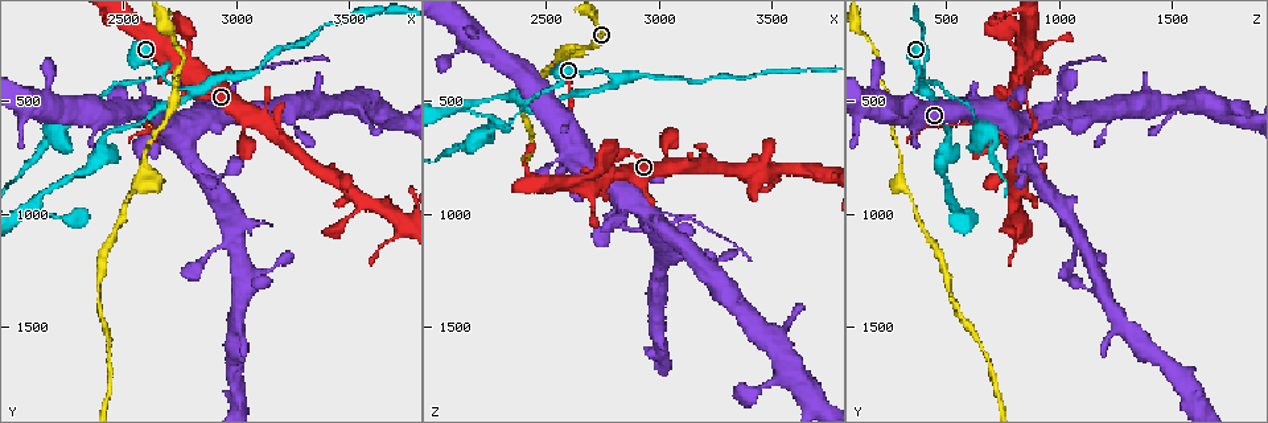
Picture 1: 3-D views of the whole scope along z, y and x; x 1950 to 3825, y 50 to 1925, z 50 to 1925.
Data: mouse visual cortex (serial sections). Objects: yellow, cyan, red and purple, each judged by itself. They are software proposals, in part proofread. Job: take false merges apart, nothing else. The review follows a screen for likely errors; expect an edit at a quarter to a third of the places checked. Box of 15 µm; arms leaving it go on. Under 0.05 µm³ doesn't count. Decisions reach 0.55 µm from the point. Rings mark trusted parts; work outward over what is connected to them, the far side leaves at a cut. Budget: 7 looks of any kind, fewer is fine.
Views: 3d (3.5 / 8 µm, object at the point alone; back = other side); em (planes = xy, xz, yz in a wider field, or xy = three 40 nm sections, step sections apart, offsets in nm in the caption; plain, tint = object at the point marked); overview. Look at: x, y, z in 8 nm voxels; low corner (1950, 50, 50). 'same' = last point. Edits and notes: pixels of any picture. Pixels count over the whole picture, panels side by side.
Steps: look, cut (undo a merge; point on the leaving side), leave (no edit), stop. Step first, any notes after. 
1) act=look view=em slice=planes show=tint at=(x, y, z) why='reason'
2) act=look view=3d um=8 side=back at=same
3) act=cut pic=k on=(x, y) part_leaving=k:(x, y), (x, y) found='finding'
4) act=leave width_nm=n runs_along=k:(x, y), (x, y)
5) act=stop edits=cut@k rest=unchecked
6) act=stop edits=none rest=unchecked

act=look view=3d um=3.5 at=(2790, 410, 830) why='three arms meet'

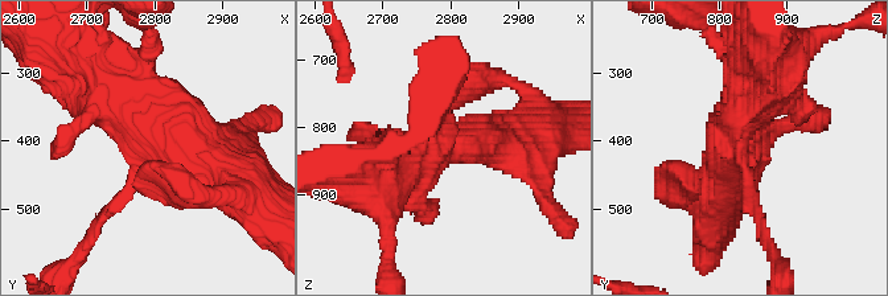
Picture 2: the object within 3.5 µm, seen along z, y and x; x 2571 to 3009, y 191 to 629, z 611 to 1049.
act=look view=em slice=planes show=tint at=(2800, 410, 820) arms=3 arm_widths_nm=150,600,600

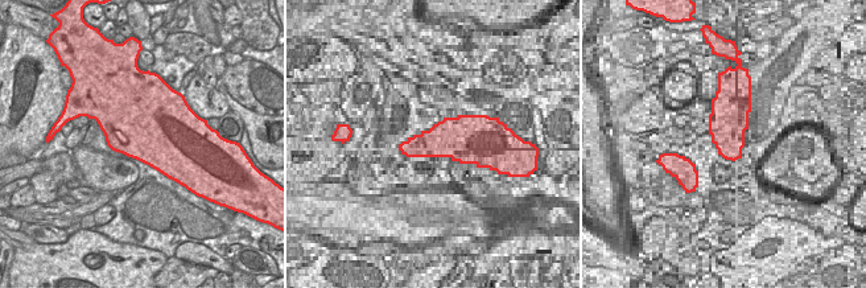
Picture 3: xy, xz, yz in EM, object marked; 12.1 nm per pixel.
act=leave runs_along=2:(243, 194), (116, 85) found='one cell here'

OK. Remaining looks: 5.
act=look view=em slice=xy step=2 show=tint at=(2810, 470, 410) why='thin arm on a thick one'

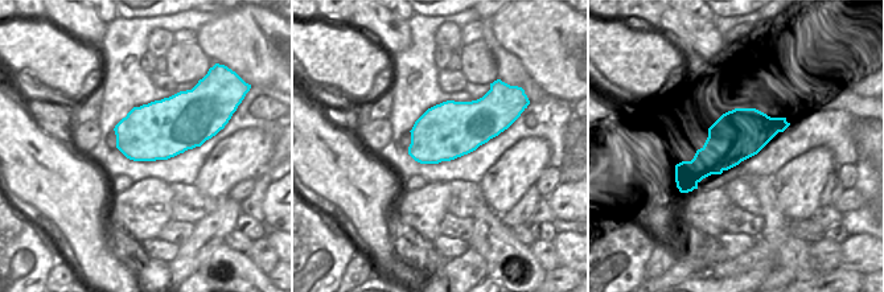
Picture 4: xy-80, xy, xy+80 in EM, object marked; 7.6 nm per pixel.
act=look view=3d um=3.5 at=same

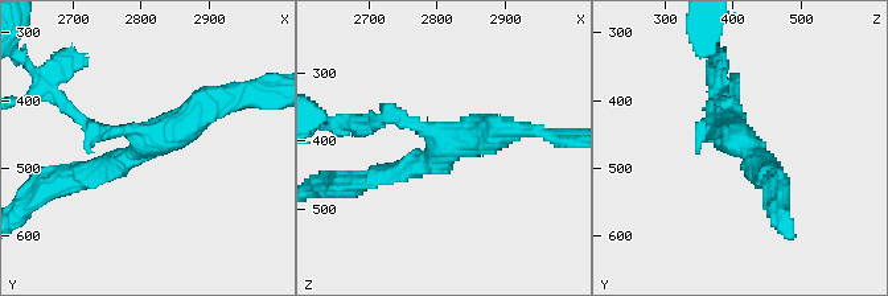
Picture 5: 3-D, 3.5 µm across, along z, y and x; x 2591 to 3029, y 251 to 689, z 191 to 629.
act=leave arm_widths_nm=100,250,400 runs_along=5:(711, 105), (704, 130), (768, 179) found='all the same cell'

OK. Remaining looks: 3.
act=look view=3d um=3.5 at=(2970, 520, 1010) why='three-way junction'

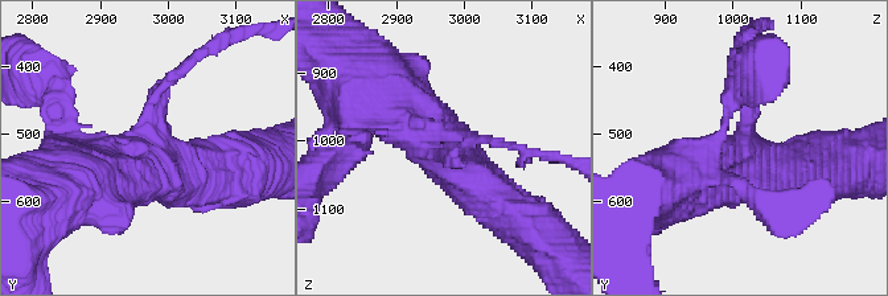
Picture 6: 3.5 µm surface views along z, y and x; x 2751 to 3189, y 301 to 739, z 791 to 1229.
act=look view=em slice=planes show=tint at=(2970, 520, 1020) arms=3 arm_widths_nm=200,600,700

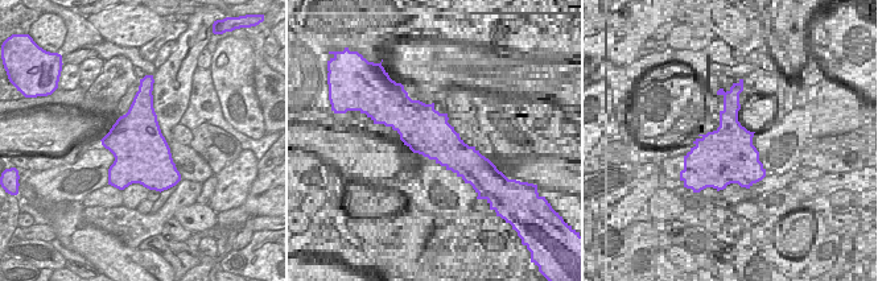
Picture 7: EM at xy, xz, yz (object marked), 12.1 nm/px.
act=cut pic=6 on=(171, 79) width_nm=700 part_leaving=6:(146, 128), (157, 91), (222, 42) found='a second cell is stuck on'

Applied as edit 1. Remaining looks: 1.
act=stop edits=cut@6 rest=unchecked

